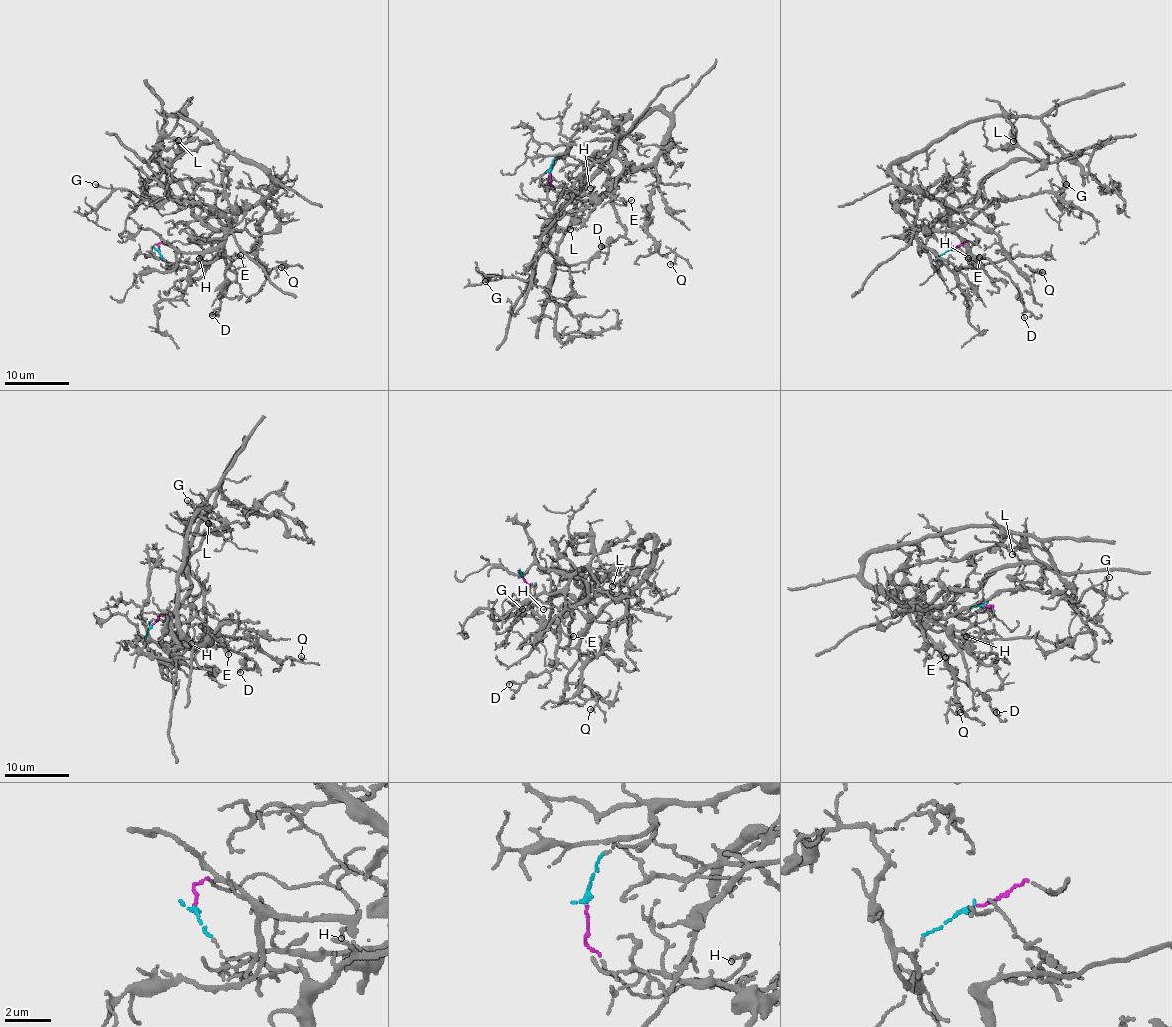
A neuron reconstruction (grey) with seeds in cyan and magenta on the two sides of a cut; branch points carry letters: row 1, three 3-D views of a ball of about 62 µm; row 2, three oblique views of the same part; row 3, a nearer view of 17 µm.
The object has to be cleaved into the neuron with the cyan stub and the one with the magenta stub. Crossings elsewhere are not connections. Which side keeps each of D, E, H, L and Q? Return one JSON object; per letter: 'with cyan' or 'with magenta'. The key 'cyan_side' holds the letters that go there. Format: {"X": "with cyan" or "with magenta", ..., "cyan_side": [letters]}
{"D": "with magenta", "E": "with magenta", "H": "with magenta", "L": "with cyan", "Q": "with magenta", "cyan_side": ["L"]}

